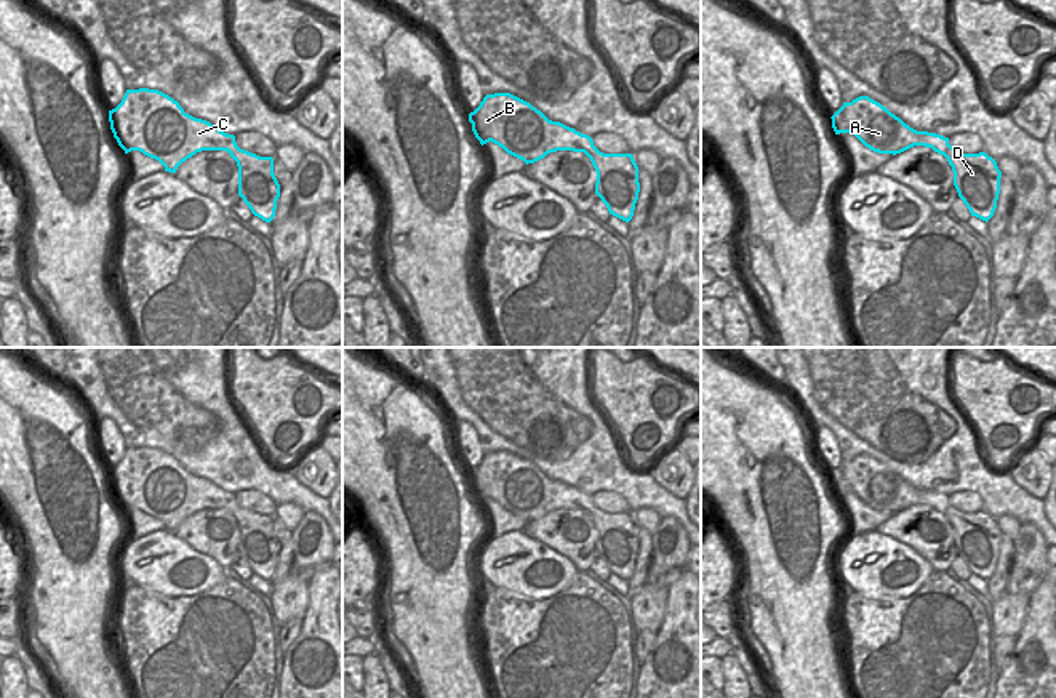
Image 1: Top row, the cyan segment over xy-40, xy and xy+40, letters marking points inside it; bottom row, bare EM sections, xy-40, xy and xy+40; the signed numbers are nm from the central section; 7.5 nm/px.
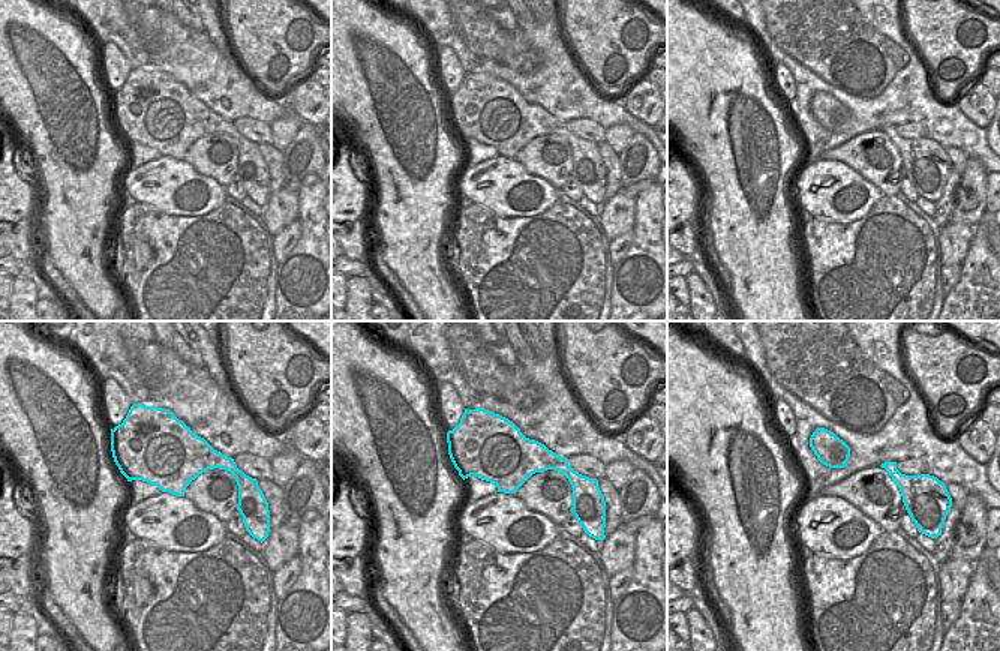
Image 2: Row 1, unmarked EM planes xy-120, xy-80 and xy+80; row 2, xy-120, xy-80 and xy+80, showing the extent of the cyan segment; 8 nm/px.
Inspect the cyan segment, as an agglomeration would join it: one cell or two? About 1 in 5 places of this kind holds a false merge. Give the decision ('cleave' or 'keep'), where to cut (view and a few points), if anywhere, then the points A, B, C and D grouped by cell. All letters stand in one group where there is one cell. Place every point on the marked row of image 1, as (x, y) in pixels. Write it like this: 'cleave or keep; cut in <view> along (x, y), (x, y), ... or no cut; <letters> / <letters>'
keep; no cut; A B C D

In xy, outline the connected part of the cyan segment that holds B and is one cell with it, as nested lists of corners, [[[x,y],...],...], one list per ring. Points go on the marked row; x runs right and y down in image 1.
[[[510,93],[486,94],[469,122],[482,146],[491,141],[526,165],[557,150],[584,152],[597,171],[595,194],[610,215],[626,223],[632,219],[640,192],[632,154],[603,154],[590,136],[549,120]]]

